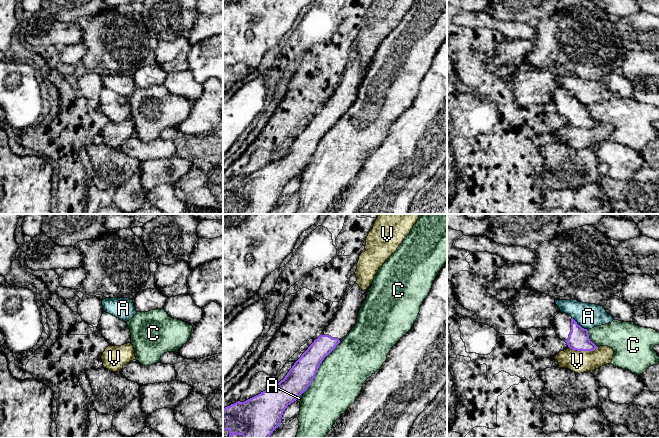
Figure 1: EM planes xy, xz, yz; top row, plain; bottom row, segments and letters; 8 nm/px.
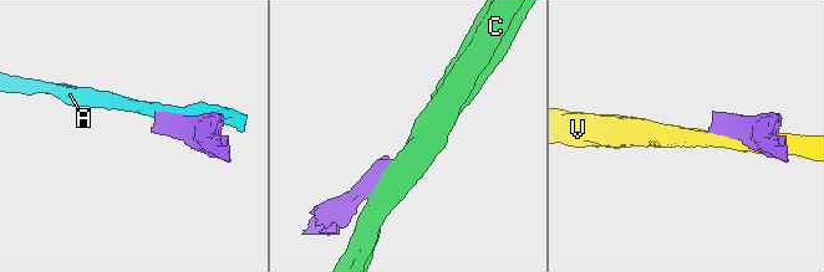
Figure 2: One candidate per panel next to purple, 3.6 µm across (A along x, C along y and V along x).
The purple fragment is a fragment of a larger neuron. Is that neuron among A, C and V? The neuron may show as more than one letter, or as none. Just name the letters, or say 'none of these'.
none of these

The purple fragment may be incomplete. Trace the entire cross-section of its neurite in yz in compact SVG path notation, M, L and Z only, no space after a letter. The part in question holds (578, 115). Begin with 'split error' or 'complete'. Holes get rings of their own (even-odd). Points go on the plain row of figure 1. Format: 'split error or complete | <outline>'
split error | M558 89L553 95L556 111L564 116L568 123L577 127L594 127L597 122L589 115L588 106L582 104L568 90Z

